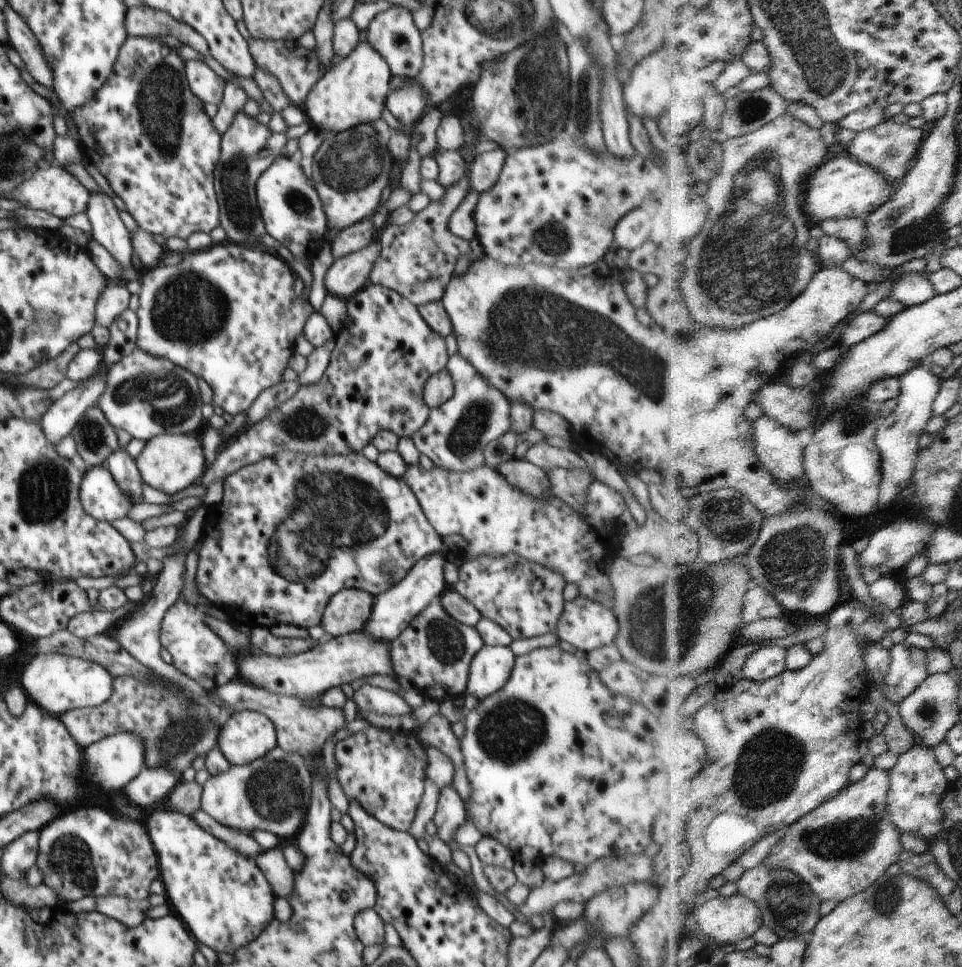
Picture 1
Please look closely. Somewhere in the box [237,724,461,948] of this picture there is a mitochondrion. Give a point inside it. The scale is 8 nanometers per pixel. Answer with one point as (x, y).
(275, 791)

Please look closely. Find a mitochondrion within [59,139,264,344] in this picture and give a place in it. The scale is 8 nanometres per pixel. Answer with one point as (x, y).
(234, 193)

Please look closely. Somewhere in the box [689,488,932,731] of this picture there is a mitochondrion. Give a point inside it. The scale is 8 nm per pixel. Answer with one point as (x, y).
(792, 561)

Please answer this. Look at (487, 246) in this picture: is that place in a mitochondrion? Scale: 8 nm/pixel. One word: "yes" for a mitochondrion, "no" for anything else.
no

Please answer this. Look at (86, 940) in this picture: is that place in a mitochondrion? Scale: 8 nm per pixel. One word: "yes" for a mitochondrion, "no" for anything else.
no

